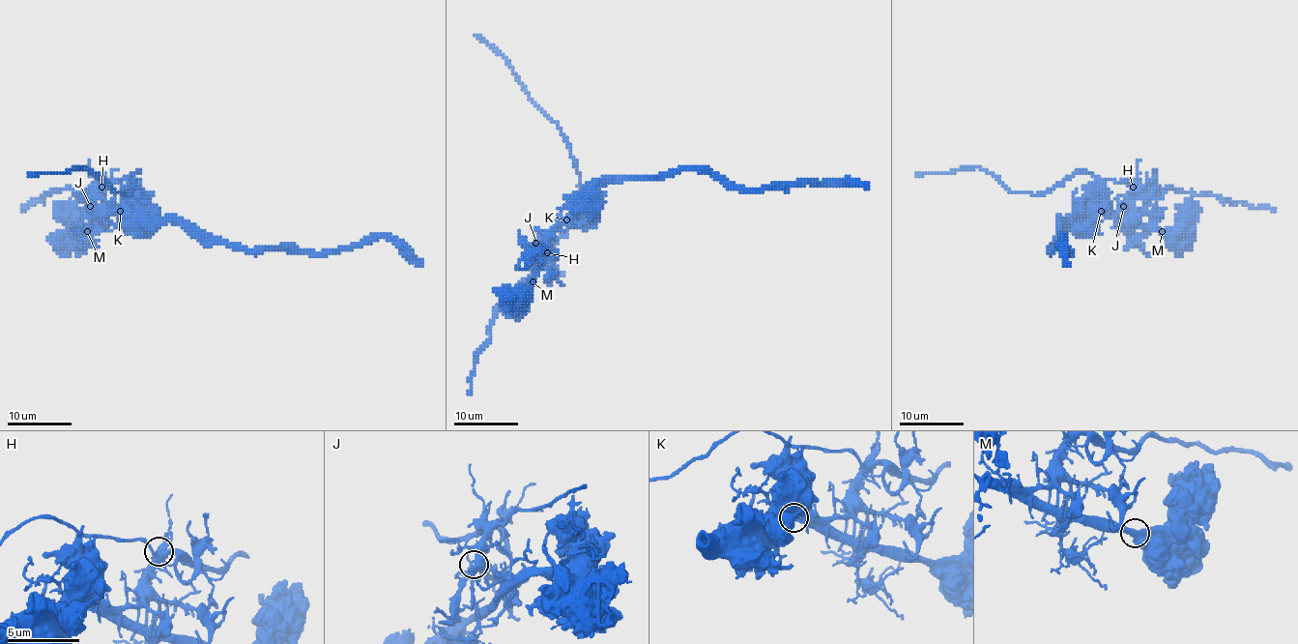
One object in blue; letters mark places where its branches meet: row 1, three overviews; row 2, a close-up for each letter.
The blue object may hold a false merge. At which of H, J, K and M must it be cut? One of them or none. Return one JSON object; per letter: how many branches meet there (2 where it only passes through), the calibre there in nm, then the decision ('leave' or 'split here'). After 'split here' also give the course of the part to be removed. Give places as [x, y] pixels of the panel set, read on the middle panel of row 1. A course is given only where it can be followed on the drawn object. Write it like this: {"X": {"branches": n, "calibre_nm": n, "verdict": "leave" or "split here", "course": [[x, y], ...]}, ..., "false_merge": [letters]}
{"H": {"branches": 3, "calibre_nm": 380, "verdict": "leave"}, "J": {"branches": 5, "calibre_nm": 400, "verdict": "leave"}, "K": {"branches": 4, "calibre_nm": 480, "verdict": "split here", "course": [[566, 220], [544, 250], [584, 204], [579, 172], [560, 128], [530, 99], [512, 67], [475, 34]]}, "M": {"branches": 3, "calibre_nm": 440, "verdict": "leave"}, "false_merge": ["K"]}

